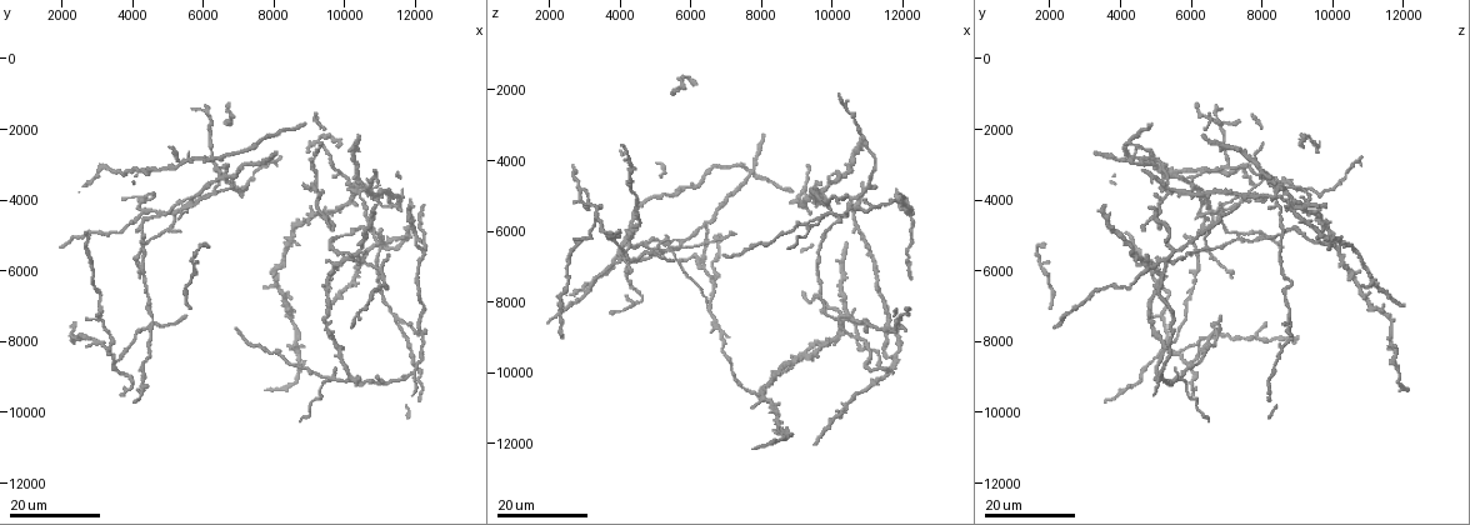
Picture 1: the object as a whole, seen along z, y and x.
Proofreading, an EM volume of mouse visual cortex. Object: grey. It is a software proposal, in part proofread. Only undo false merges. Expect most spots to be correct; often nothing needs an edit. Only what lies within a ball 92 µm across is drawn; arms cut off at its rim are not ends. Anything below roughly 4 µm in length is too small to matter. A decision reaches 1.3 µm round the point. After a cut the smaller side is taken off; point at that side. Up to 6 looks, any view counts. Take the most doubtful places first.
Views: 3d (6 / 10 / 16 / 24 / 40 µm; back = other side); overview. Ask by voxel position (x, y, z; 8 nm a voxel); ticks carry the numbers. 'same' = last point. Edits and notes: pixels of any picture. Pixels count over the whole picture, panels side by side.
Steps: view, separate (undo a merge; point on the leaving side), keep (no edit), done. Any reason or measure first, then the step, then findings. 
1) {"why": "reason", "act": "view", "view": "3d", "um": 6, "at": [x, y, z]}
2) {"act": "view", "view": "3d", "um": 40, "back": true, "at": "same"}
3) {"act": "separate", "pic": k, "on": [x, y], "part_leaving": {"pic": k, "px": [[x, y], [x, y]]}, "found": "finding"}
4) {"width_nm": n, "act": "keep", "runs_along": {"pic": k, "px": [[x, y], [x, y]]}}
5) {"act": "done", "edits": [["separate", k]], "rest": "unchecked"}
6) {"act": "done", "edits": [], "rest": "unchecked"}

{"act": "view", "view": "3d", "um": 16, "at": [5700, 4200, 6500]}

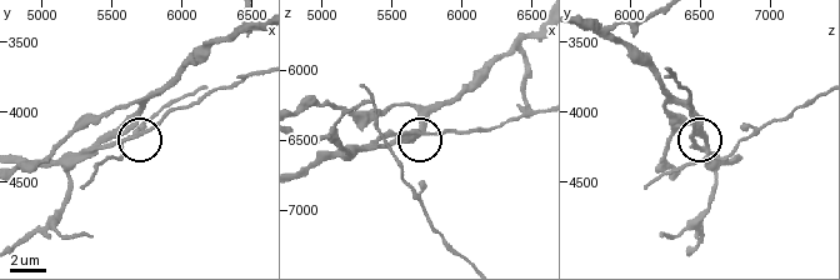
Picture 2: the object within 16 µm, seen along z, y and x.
{"why": "zoom in", "act": "view", "view": "3d", "um": 10, "at": [5720, 4140, 6440]}

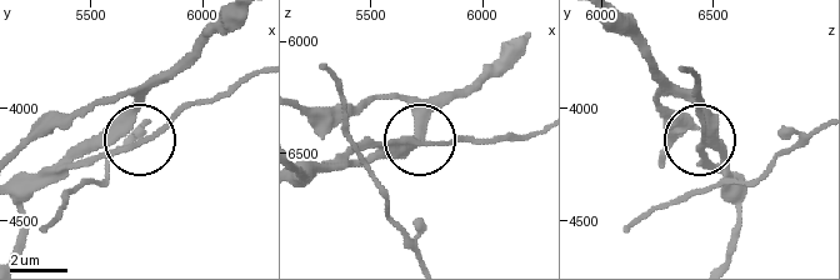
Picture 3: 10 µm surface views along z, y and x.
{"act": "view", "view": "3d", "um": 6, "at": [5720, 4160, 6450]}

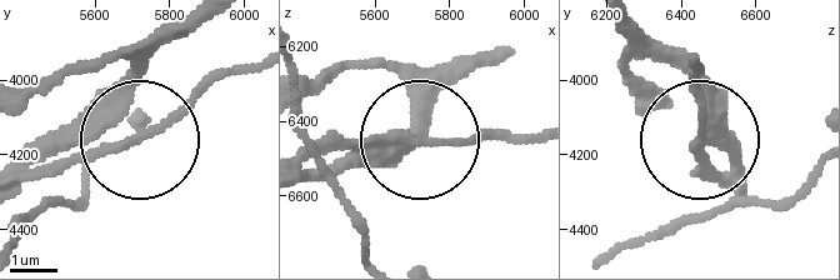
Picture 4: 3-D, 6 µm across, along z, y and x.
{"side_arm_um": 15, "act": "keep", "runs_along": {"pic": 4, "px": [[178, 21], [130, 104], [145, 136], [234, 73]]}, "found": "one cell here"}

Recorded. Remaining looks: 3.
{"why": "four or more arms meet", "act": "view", "view": "3d", "um": 24, "at": [9600, 9000, 5600]}

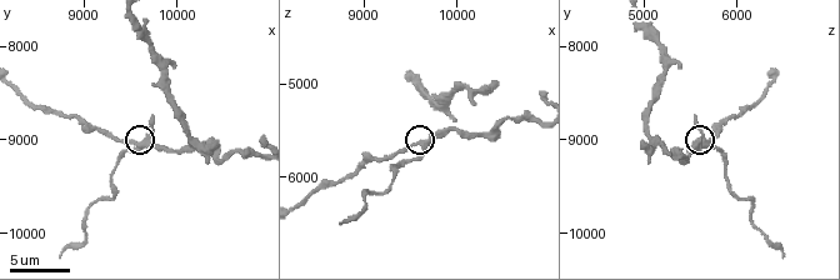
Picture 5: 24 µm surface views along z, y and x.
{"act": "view", "view": "3d", "um": 10, "at": [9650, 9050, 5700]}

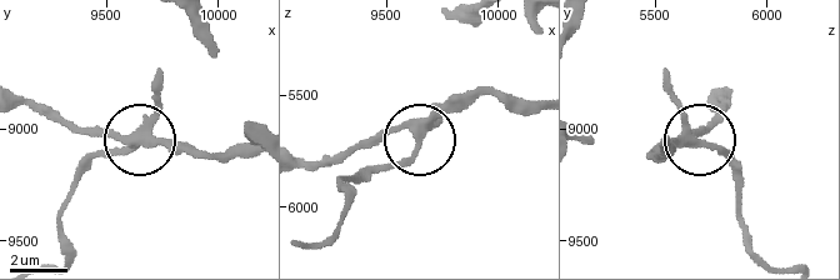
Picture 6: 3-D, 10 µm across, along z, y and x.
{"act": "separate", "pic": 6, "on": [403, 161], "part_leaving": {"pic": 6, "px": [[423, 126], [408, 158], [344, 181], [341, 225], [315, 244]]}, "found": "two cells meet here"}

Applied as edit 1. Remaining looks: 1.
{"act": "done", "edits": [["separate", 6]], "rest": "unchecked"}

